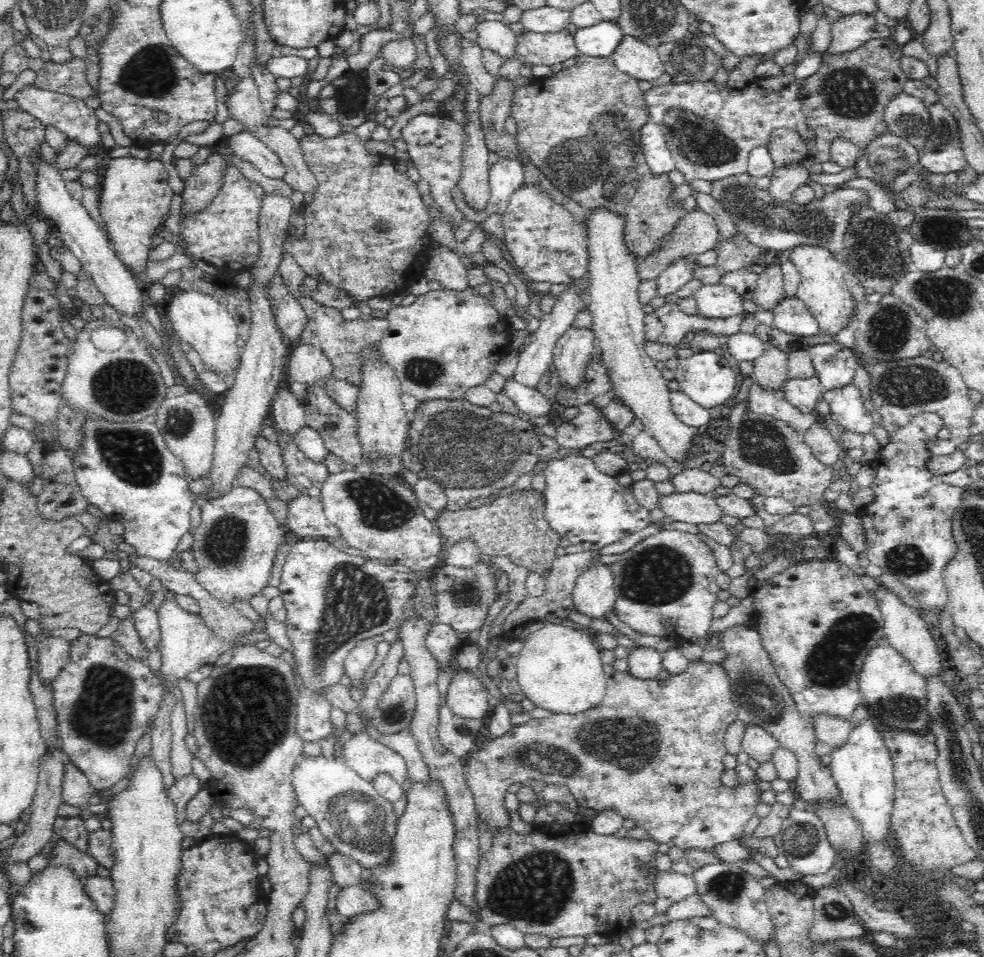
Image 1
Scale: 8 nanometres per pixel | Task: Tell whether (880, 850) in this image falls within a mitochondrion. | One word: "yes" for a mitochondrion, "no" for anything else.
no

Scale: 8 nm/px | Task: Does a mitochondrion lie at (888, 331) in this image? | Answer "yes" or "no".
yes

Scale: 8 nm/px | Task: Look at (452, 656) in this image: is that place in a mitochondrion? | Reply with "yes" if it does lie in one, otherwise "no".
no

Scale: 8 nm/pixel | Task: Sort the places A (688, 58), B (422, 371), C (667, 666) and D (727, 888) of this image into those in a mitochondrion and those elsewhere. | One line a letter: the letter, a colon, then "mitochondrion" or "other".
A: mitochondrion
B: mitochondrion
C: other
D: mitochondrion

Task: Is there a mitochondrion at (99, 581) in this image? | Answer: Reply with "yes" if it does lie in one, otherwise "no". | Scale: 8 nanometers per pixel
no

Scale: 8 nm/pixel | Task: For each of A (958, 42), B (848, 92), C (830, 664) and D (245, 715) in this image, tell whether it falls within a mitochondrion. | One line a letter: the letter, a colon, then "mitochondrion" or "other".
A: other
B: mitochondrion
C: mitochondrion
D: mitochondrion

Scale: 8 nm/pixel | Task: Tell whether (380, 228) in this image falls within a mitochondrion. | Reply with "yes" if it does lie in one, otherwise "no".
yes

